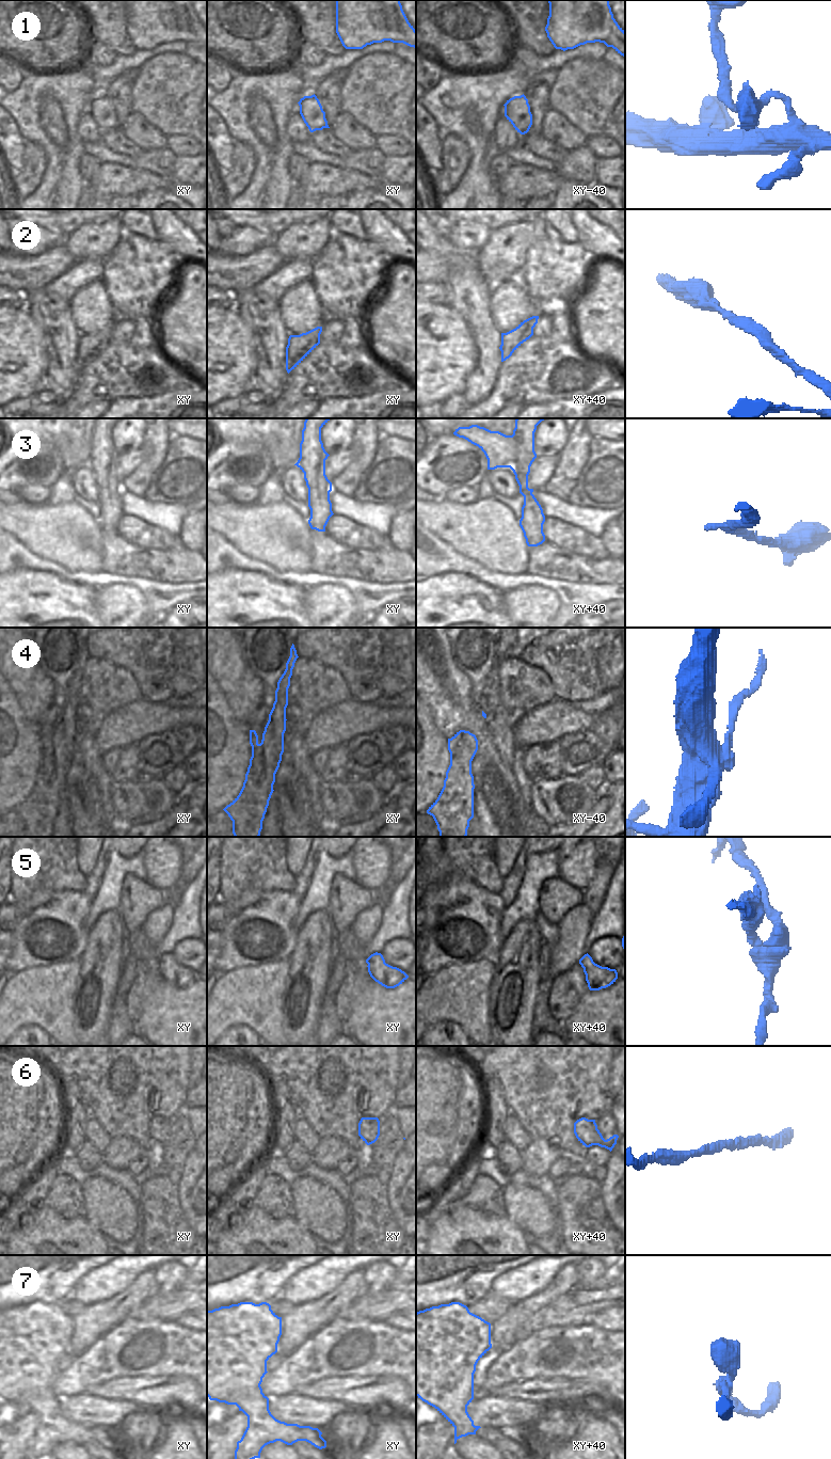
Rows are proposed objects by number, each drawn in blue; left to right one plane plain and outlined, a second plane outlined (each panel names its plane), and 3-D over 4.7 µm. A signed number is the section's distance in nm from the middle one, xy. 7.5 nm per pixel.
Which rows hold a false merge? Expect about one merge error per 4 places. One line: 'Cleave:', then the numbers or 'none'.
Cleave: 1, 4, 5

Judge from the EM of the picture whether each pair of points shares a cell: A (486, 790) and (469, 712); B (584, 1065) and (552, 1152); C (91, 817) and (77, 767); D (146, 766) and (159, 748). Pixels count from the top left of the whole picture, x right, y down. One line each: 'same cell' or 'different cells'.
A: same cell
B: different cells
C: same cell
D: same cell

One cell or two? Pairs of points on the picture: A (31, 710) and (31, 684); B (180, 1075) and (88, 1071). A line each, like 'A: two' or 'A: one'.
A: one
B: one

